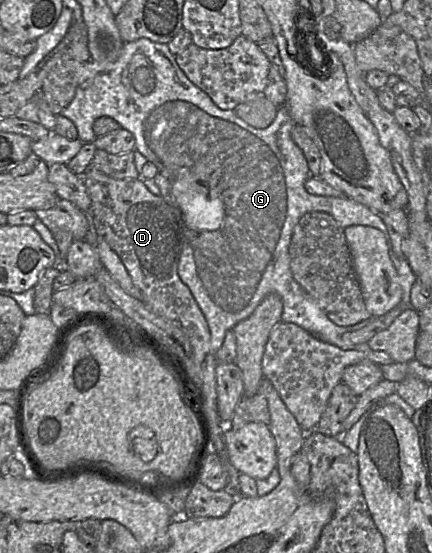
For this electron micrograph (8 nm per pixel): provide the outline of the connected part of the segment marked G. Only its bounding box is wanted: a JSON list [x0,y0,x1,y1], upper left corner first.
[60,38,394,353]

